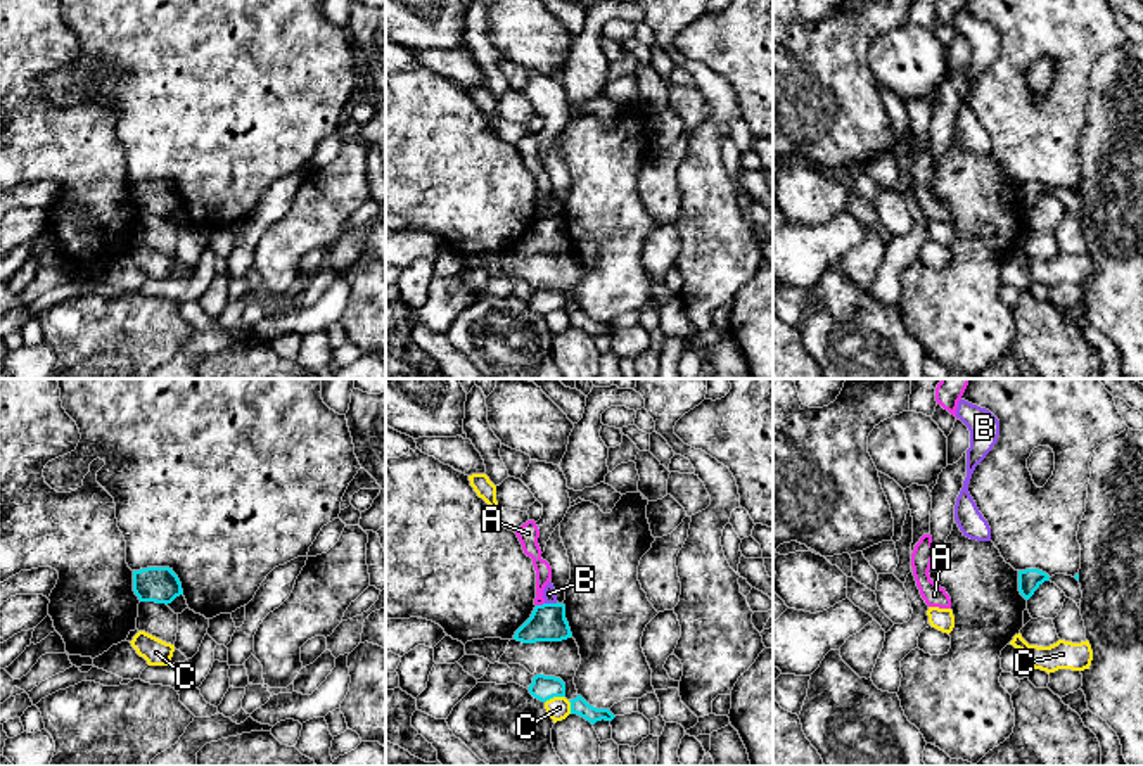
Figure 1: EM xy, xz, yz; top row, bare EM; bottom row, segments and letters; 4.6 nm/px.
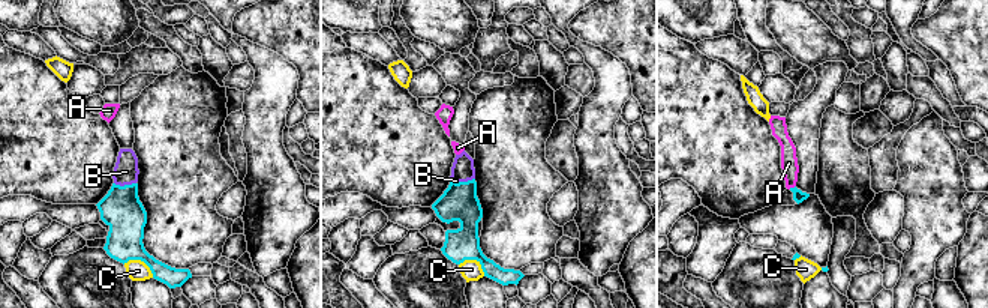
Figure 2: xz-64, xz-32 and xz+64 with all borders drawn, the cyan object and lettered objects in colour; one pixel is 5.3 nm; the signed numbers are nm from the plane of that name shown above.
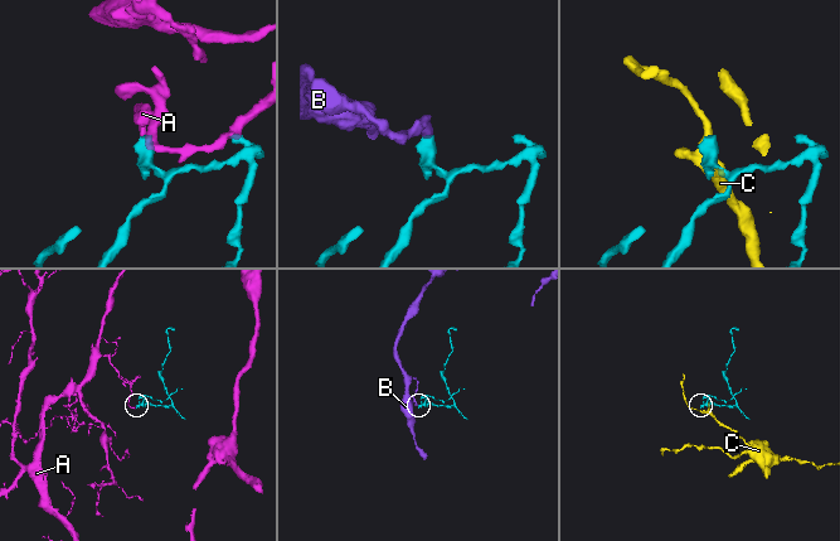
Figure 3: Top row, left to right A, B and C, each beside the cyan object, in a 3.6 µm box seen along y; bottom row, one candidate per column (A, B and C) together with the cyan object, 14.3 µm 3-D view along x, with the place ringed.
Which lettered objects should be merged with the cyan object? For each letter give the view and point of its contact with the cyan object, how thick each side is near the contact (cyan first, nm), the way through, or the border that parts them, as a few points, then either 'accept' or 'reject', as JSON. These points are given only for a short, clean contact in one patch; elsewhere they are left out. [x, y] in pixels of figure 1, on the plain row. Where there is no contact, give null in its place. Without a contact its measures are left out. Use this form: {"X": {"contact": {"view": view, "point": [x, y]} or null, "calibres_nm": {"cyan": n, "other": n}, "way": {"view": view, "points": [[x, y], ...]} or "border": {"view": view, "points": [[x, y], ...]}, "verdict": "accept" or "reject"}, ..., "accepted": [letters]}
{"A": {"contact": {"view": "xz", "point": [540, 218]}, "calibres_nm": {"cyan": 170, "other": 80}, "border": {"view": "xz", "points": [[543, 215], [536, 218]]}, "verdict": "reject"}, "B": {"contact": {"view": "xz", "point": [550, 217]}, "calibres_nm": {"cyan": 170, "other": 60}, "way": {"view": "xz", "points": [[547, 236], [550, 217], [549, 206]]}, "verdict": "accept"}, "C": {"contact": {"view": "xz", "point": [554, 308]}, "calibres_nm": {"cyan": 120, "other": 110}, "border": {"view": "xz", "points": [[564, 308], [554, 308], [545, 315]]}, "verdict": "reject"}, "accepted": ["B"]}

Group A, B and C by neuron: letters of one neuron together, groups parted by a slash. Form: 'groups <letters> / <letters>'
groups A / B / C

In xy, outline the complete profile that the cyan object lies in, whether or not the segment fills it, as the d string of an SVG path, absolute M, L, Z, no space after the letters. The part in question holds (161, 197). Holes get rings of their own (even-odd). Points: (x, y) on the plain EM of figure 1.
M169 180L133 183L133 204L140 214L171 216L183 207L178 188Z

